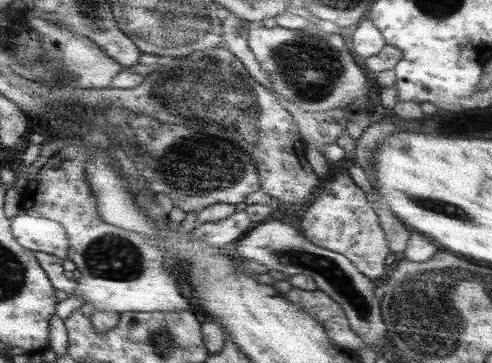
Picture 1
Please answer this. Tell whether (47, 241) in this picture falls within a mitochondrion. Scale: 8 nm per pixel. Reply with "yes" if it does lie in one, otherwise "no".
no

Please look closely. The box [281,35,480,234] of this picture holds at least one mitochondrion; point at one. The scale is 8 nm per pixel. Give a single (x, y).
(452, 208)

